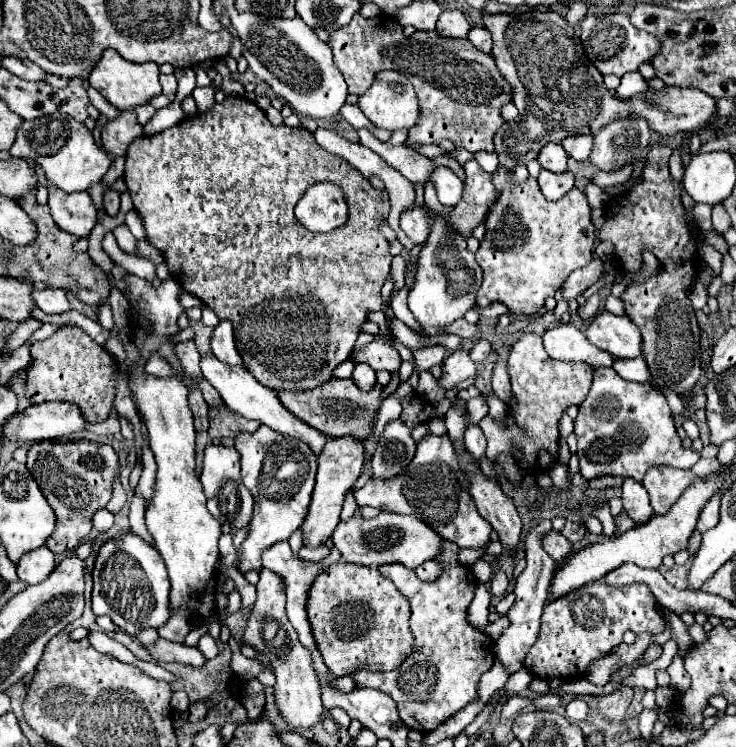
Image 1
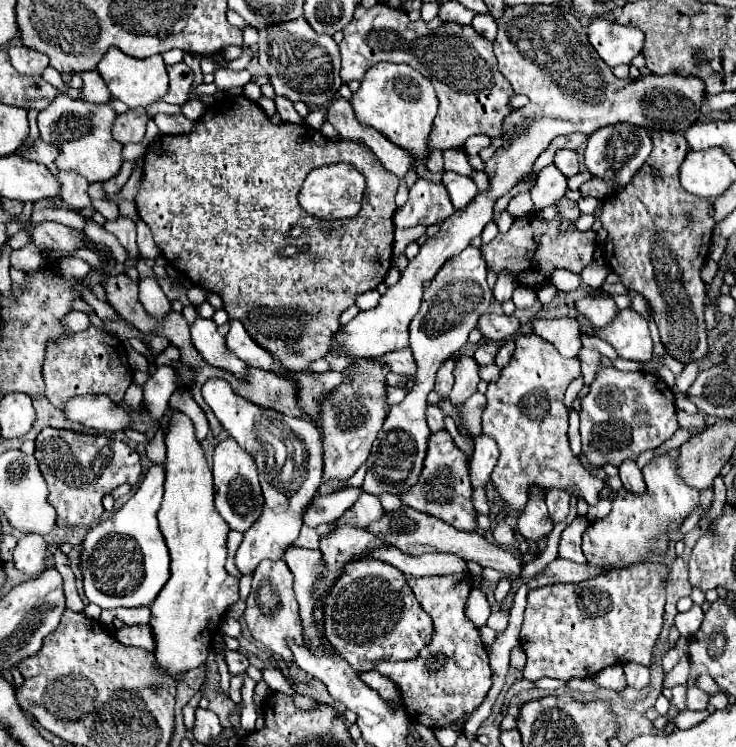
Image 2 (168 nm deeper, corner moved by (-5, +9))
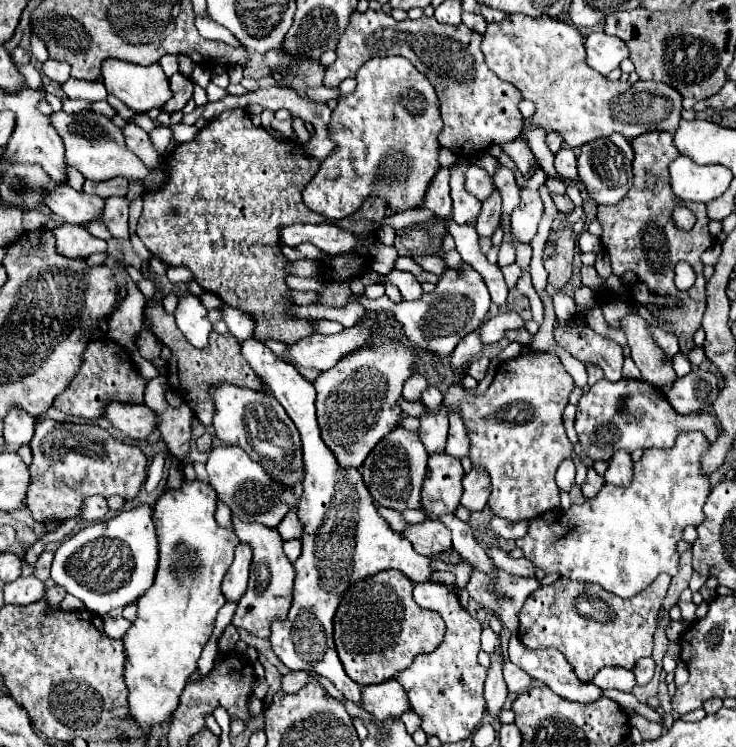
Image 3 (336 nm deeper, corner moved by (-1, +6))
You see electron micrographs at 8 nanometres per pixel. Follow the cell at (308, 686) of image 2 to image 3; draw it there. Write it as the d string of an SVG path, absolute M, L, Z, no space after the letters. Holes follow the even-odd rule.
M342 700L341 702L343 702L343 705L345 706L348 714L350 714L350 716L352 718L357 718L358 717L358 718L363 719L367 723L372 722L373 716L371 716L371 714L366 712L362 708L355 705L353 702L351 702L349 700Z

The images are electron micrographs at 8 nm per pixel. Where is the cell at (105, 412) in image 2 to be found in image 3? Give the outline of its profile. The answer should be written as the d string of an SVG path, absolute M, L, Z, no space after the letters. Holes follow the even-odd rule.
M111 402L107 406L105 418L109 418L111 424L119 428L125 436L135 440L149 438L157 430L157 414L145 404Z

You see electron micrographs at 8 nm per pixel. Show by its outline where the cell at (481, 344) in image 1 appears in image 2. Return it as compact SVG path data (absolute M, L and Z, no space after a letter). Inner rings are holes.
M483 343L481 347L477 347L473 359L475 359L479 365L489 365L489 363L493 363L495 355L497 355L497 345L493 345L493 343Z

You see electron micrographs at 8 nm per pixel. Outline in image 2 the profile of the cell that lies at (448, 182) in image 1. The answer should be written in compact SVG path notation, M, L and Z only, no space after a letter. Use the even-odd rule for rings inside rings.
M443 171L441 181L443 181L455 209L463 209L477 195L477 185L473 183L473 179L465 177L465 175L457 175L455 171Z

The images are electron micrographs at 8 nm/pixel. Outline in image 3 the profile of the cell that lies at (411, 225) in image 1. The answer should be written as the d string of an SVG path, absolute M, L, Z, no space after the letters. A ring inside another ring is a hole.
M439 168L437 176L433 178L427 194L425 194L425 202L421 204L421 208L427 208L431 212L435 212L441 218L447 218L451 214L451 196L449 196L449 168Z

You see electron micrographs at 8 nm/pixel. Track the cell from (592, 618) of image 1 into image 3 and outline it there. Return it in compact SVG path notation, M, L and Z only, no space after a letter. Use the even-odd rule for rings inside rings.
M661 574L653 584L633 598L619 598L601 586L559 578L553 584L539 586L519 612L519 640L527 648L557 648L573 666L581 682L591 682L605 666L631 670L643 656L651 656L657 614L667 594L671 578Z

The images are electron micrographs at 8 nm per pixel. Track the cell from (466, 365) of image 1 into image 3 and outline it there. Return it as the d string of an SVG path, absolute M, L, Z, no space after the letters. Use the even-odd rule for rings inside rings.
M443 408L441 412L435 412L435 414L425 414L421 418L419 438L421 438L427 454L435 454L435 452L443 452L445 450L447 428L449 428L447 408Z

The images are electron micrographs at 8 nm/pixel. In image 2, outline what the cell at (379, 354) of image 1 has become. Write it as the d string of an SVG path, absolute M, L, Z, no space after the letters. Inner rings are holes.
M407 347L407 349L401 349L401 351L391 351L389 355L383 355L381 359L383 359L383 363L385 363L393 373L411 375L411 377L413 377L415 371L417 371L409 347Z

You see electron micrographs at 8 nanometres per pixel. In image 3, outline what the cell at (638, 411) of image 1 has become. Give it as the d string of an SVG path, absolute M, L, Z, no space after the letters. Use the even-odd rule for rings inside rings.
M621 378L619 382L599 380L583 394L579 400L575 430L579 434L579 444L593 460L609 460L619 448L627 452L637 448L669 450L673 448L677 434L689 430L701 430L709 442L715 442L719 436L719 426L711 412L691 412L687 416L679 414L661 390L647 382L627 378Z

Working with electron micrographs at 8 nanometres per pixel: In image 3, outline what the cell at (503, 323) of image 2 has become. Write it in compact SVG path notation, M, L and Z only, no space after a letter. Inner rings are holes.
M525 328L507 332L507 338L513 340L513 342L519 342L519 344L531 344L531 342L533 342L533 334L529 334Z

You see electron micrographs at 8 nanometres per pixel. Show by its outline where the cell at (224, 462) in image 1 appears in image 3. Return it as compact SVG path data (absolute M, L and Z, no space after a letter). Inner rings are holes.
M217 446L209 452L207 458L209 484L215 488L217 496L231 508L235 516L245 522L259 522L263 526L275 528L289 510L297 508L297 498L293 488L287 488L279 482L273 482L271 476L249 458L249 454L239 446Z

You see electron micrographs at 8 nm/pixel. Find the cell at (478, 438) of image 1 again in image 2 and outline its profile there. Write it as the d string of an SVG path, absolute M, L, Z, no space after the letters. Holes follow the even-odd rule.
M483 433L477 435L477 439L473 441L475 441L475 453L469 461L469 473L471 473L471 483L473 483L473 505L477 513L489 515L489 505L485 499L485 485L497 463L499 451L497 451L497 443Z

